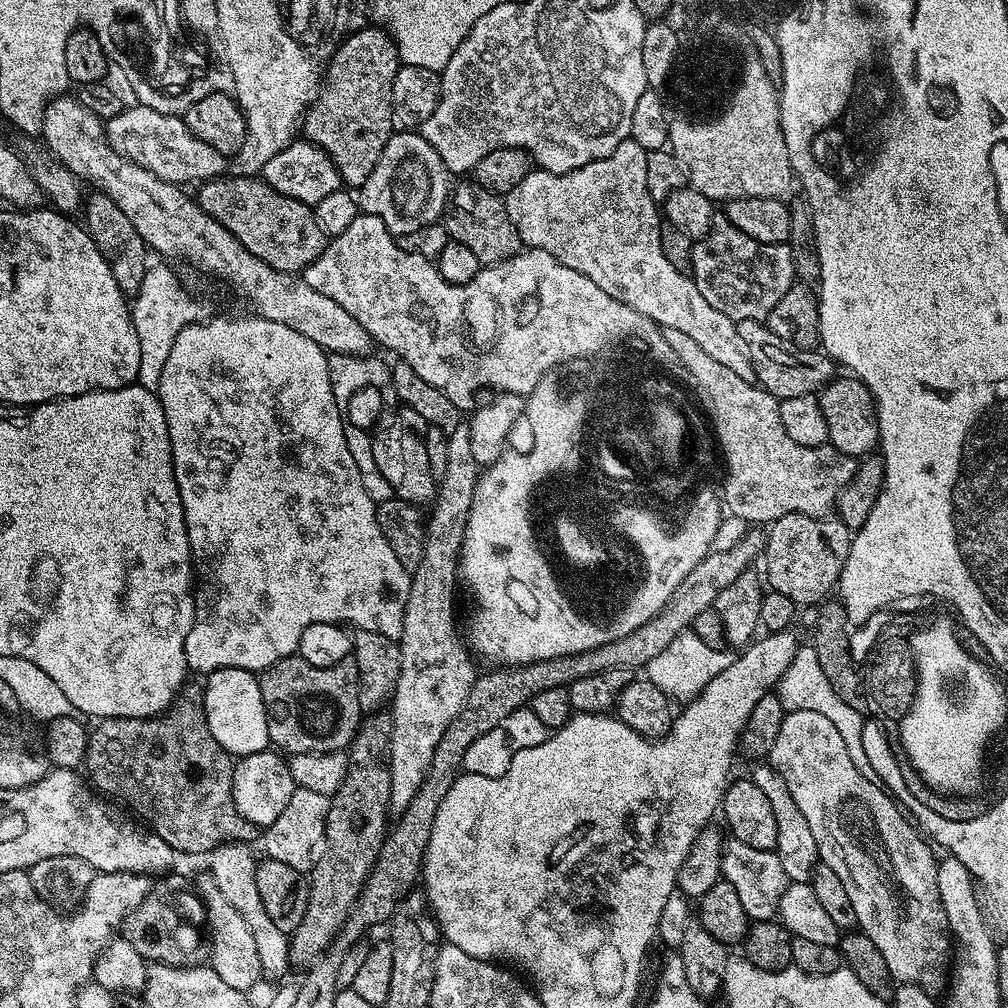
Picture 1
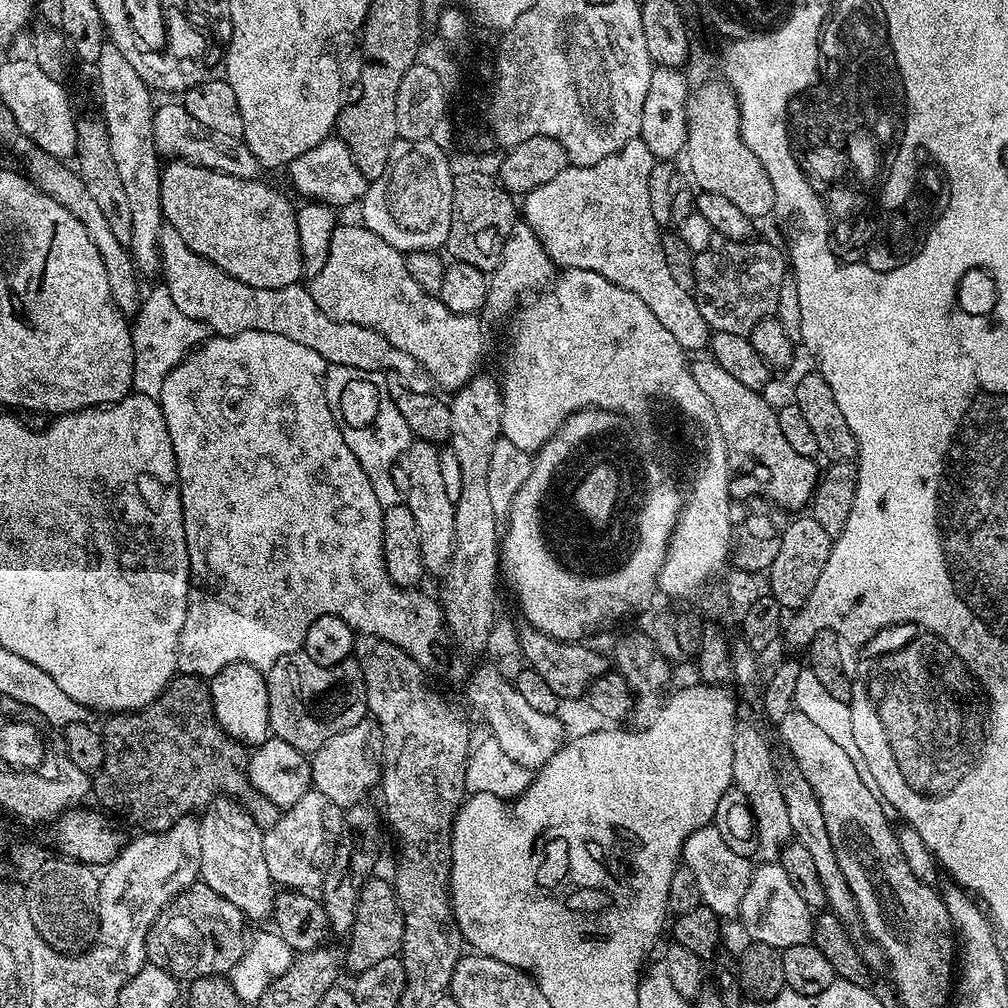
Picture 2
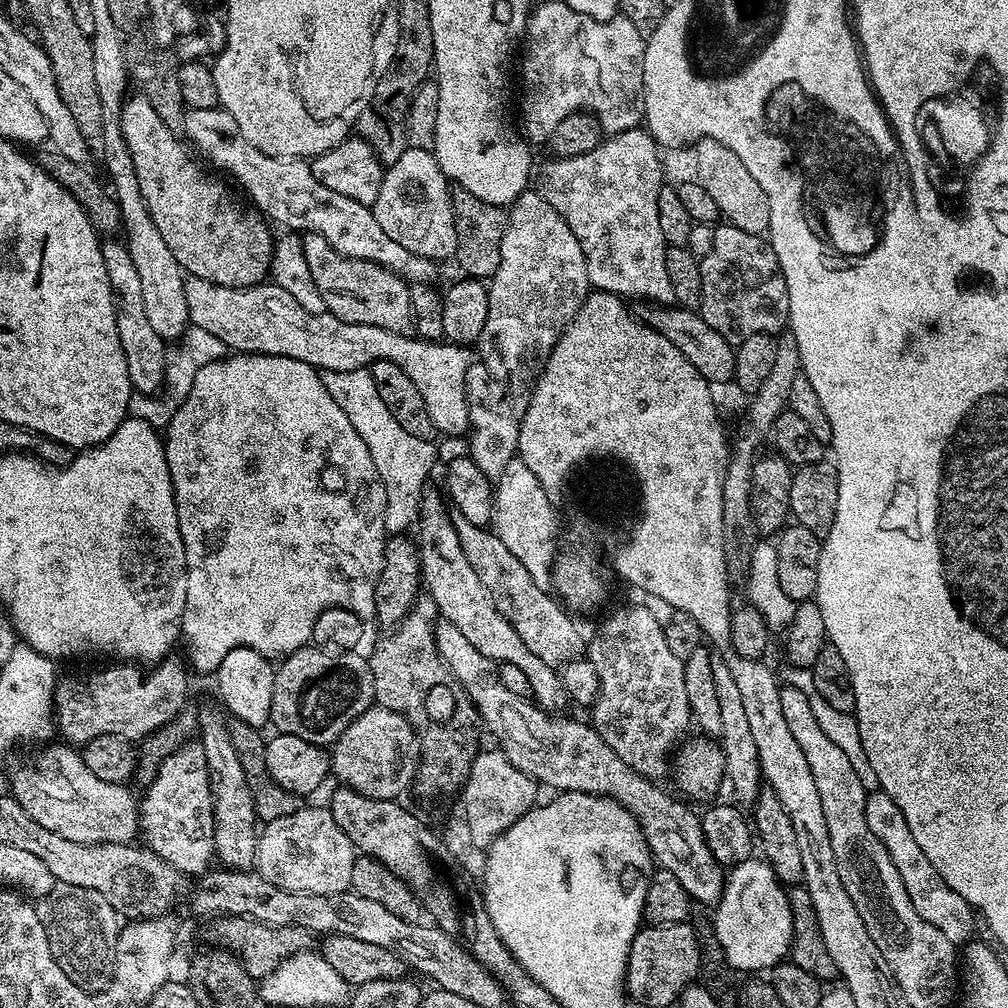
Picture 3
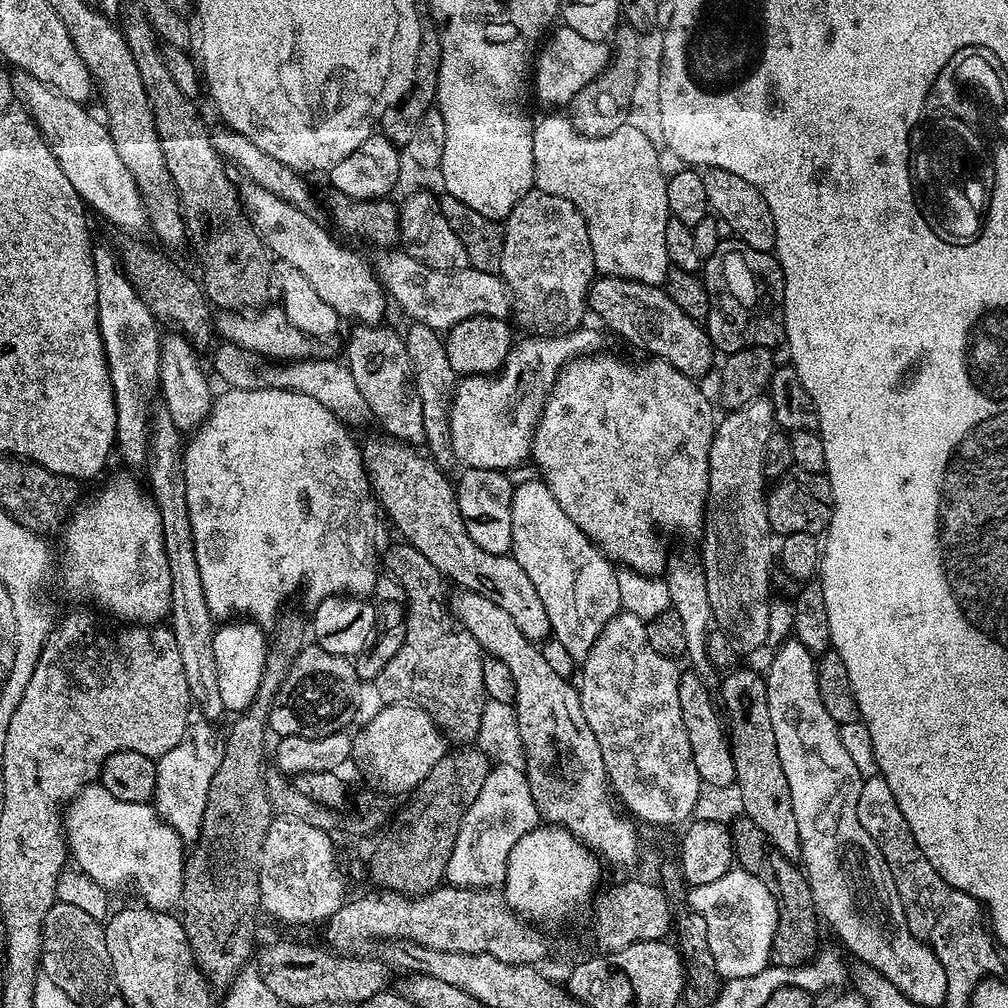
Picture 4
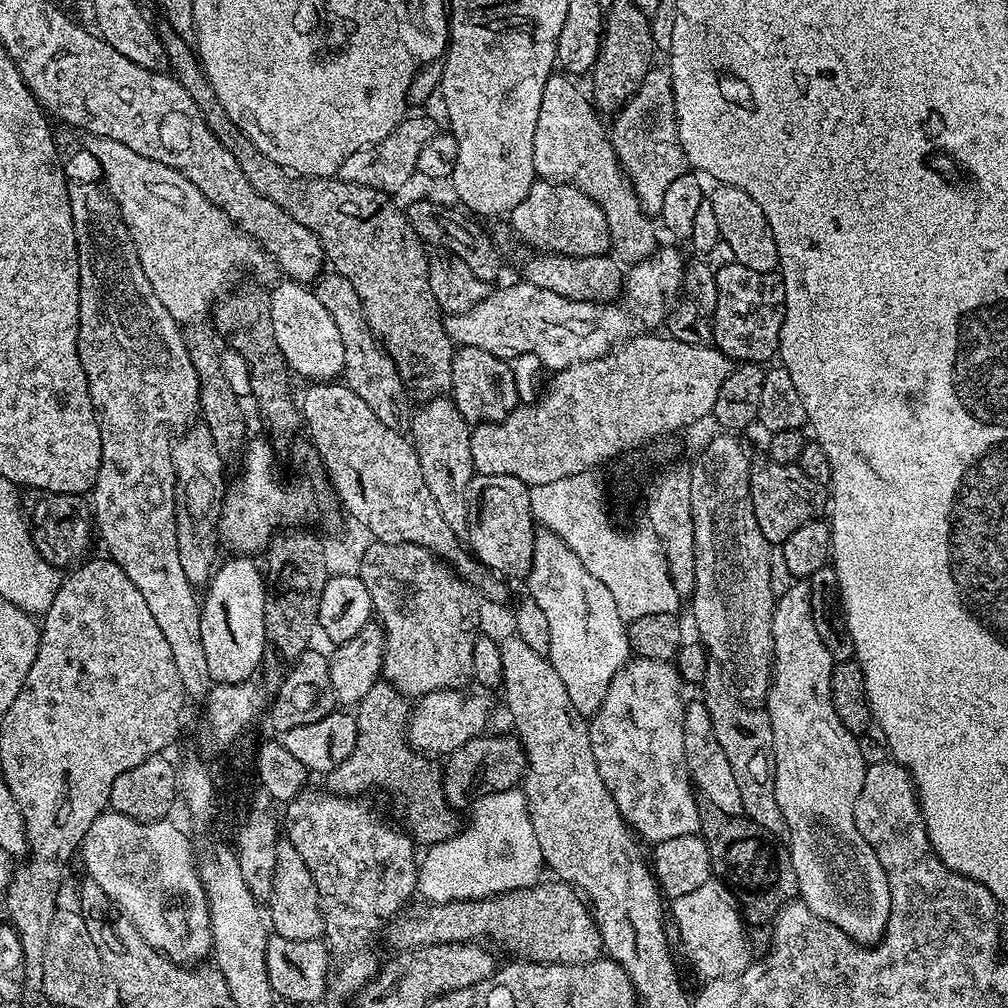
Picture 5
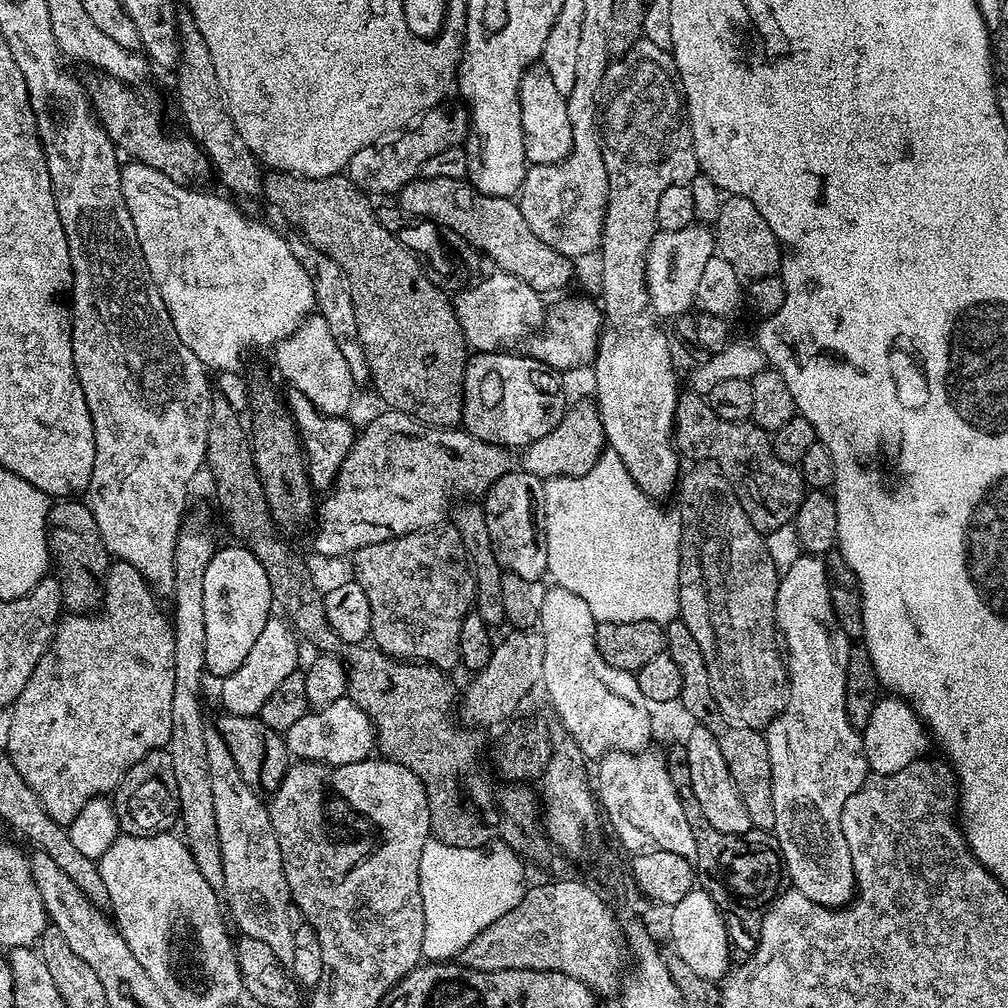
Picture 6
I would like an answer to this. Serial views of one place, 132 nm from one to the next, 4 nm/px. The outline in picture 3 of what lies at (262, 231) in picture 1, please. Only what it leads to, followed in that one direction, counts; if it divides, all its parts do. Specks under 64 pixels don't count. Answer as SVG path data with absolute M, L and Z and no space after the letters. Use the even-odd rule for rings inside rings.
M144 95L134 96L125 103L121 112L120 129L130 150L134 174L138 174L138 186L142 190L142 198L151 212L158 234L166 238L166 246L170 246L174 258L178 258L178 262L189 277L197 276L227 288L254 288L257 284L265 283L272 267L274 245L274 232L271 232L273 229L269 221L251 207L248 209L240 204L232 204L232 196L228 193L227 186L222 181L207 176L196 165L197 157L190 151L189 145L174 129L166 126L162 118L158 118L154 106L150 106Z

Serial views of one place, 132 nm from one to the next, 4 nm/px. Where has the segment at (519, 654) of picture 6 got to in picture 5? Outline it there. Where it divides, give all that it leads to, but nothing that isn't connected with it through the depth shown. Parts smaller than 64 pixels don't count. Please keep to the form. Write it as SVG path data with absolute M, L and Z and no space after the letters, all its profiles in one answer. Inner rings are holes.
M438 690L429 696L419 697L420 704L411 709L408 722L408 743L417 752L423 752L433 758L444 758L452 753L463 743L470 742L476 736L485 731L488 724L488 715L492 712L491 695L483 691L461 690Z

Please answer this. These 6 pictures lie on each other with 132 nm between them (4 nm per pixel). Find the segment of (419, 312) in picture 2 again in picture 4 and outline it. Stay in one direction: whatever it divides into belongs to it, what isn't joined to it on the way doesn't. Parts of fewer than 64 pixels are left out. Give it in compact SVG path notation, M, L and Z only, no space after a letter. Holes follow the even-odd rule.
M249 183L248 189L243 189L242 203L244 212L248 220L257 230L262 230L264 245L272 253L277 261L294 266L294 270L302 270L302 275L309 280L310 286L318 293L318 298L326 302L326 306L333 308L345 321L352 320L356 324L380 324L383 321L384 311L390 308L390 300L376 279L376 273L356 252L351 252L348 248L343 248L314 217L305 209L295 208L292 204L287 204L282 198L270 194L260 184Z

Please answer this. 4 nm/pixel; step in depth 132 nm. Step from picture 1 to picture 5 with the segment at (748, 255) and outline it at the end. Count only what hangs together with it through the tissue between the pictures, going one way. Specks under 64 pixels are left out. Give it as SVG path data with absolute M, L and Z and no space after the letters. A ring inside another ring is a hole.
M735 262L720 266L715 282L718 289L718 303L712 321L713 345L729 360L737 363L766 364L779 353L780 332L785 320L785 282L778 272L760 272Z

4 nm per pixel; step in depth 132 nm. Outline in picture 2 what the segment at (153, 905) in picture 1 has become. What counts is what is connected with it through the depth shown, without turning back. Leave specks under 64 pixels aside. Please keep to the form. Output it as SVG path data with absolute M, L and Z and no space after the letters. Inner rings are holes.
M197 882L163 908L159 918L146 934L147 963L166 970L181 982L191 982L199 976L224 976L231 973L242 958L246 947L244 936L246 917L234 902L226 902L222 894Z

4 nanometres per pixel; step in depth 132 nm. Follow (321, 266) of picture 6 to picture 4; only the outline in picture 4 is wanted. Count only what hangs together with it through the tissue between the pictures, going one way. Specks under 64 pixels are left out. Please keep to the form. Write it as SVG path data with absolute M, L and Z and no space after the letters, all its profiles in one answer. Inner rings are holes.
M356 324L348 340L346 363L354 382L362 394L364 404L376 415L387 435L413 446L424 444L422 398L418 396L416 380L412 376L410 358L406 354L403 335L380 324Z

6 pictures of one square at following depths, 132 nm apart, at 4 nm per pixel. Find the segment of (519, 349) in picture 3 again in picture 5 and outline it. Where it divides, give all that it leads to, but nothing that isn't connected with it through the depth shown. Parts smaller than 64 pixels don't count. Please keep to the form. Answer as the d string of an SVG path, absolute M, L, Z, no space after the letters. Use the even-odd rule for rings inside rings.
M537 179L526 198L510 213L512 228L529 244L529 249L560 252L563 256L602 256L609 251L612 239L606 226L606 216L582 190L569 184L554 184Z

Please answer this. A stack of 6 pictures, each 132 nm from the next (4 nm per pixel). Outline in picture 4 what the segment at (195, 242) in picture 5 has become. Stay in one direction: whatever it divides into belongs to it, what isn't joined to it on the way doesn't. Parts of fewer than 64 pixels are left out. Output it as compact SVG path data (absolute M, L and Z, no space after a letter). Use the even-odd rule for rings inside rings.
M16 70L11 73L12 89L20 97L20 103L28 109L38 130L50 146L54 158L58 158L58 166L62 166L62 174L70 178L70 186L80 195L89 209L98 212L118 228L125 228L125 233L136 234L146 224L144 197L140 195L134 180L134 174L126 168L118 150L114 150L114 142L108 133L107 123L103 119L91 116L84 104L74 102L58 90L38 82L30 74Z

